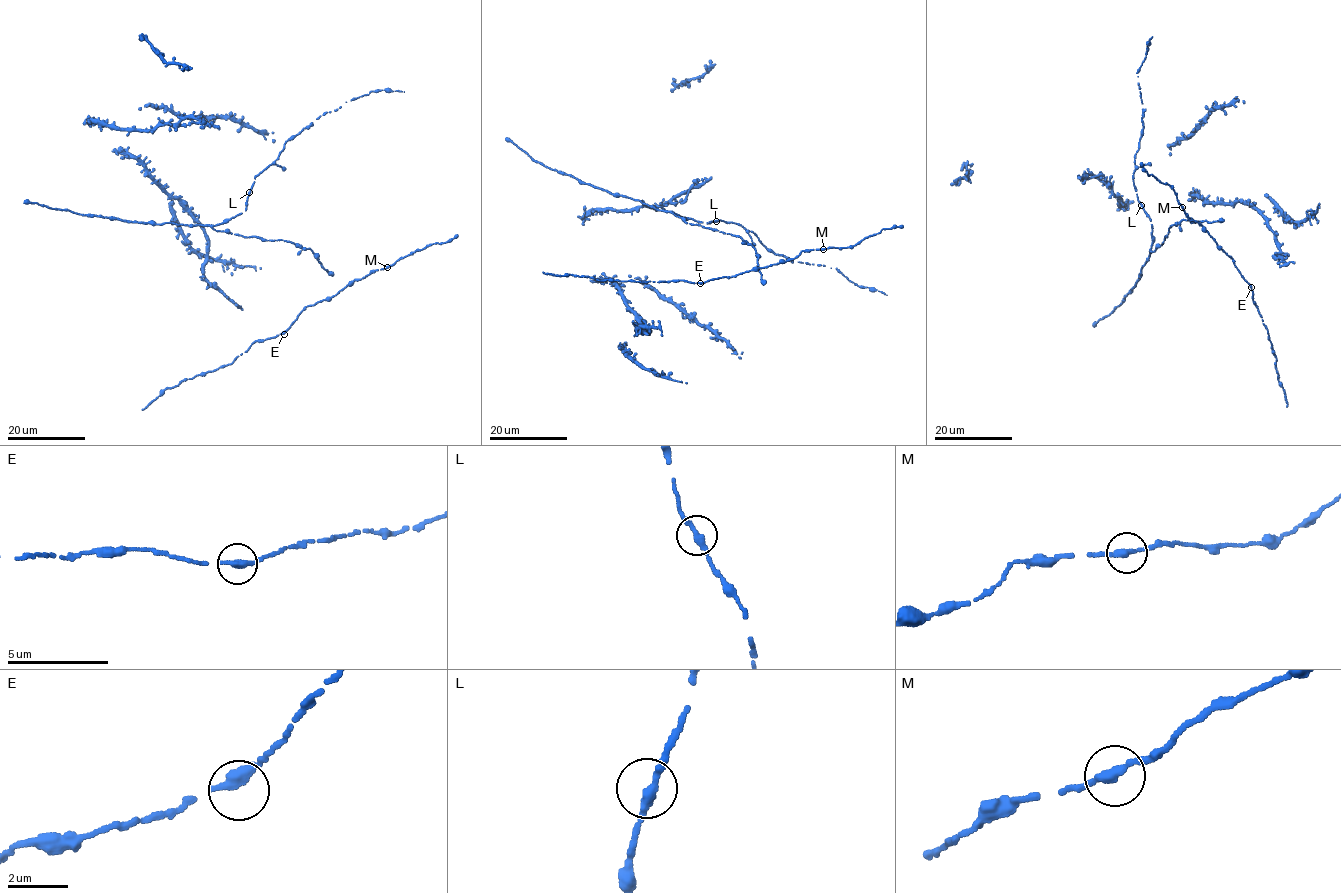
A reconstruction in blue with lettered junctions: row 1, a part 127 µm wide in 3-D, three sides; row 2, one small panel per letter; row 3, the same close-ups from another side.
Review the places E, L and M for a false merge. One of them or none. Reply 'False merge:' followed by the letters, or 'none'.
False merge: none

